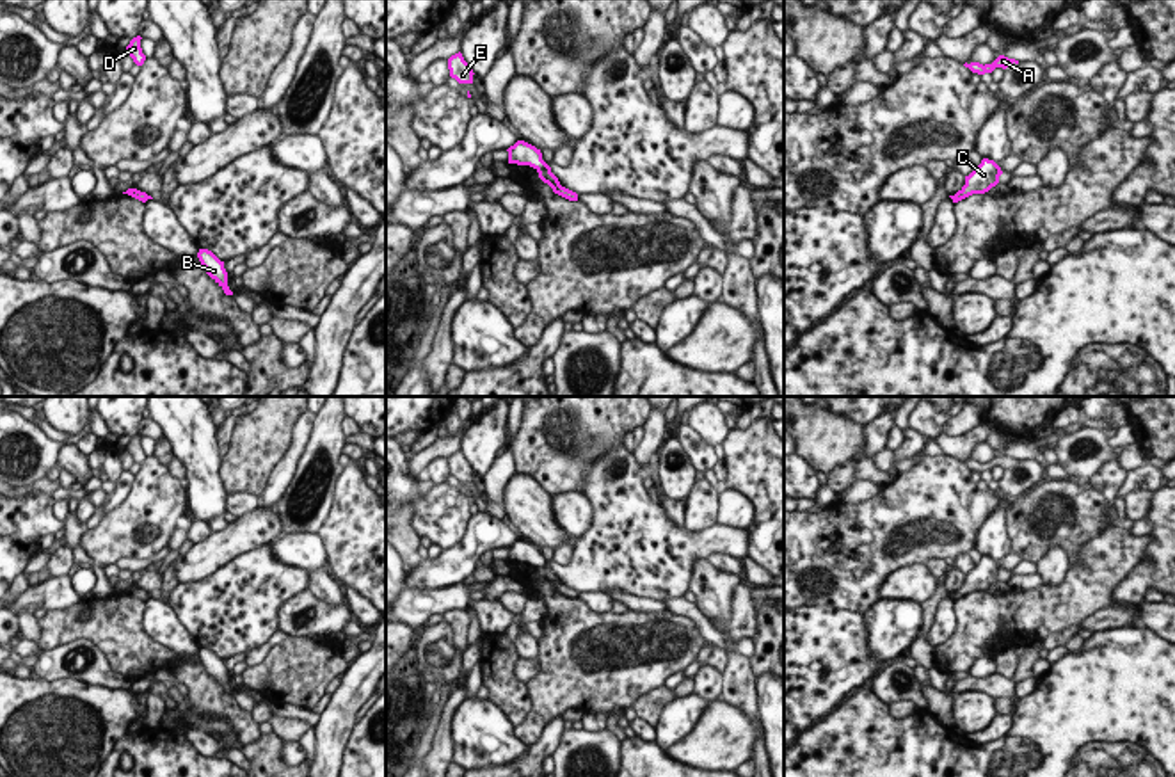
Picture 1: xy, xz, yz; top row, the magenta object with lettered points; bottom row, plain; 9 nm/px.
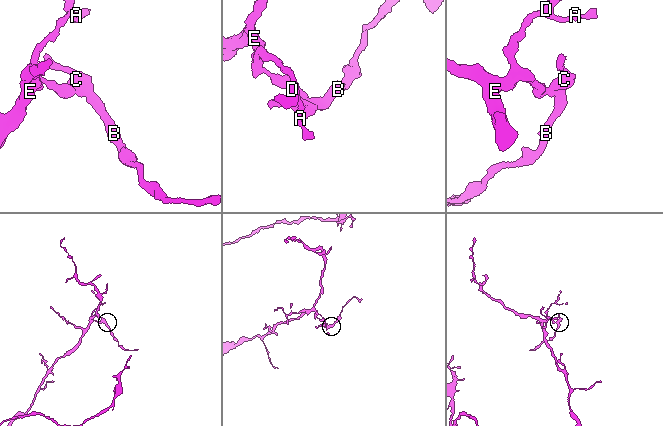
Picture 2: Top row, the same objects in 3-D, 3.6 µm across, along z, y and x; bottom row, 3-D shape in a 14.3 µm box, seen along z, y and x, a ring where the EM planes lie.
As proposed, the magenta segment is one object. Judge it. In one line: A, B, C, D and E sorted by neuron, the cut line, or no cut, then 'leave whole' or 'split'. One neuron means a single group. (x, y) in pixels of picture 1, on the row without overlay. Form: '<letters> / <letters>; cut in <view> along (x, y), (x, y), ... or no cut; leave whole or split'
A D E / B C; cut in xz along (546, 562), (537, 568); split

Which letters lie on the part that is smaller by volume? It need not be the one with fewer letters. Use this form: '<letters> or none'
B, C

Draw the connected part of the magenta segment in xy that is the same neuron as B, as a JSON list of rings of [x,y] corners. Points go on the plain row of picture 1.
[[[199,647],[197,656],[204,665],[206,672],[224,688],[226,693],[233,693],[228,685],[228,670],[224,660],[220,660],[212,649]]]

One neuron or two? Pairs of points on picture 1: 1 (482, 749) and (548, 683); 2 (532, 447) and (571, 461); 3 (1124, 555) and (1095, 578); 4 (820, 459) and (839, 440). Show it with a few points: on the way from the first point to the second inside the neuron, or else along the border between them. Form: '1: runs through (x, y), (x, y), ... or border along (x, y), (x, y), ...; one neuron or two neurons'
1: border along (512, 728), (528, 745); two neurons
2: runs through (541, 447), (553, 447), (562, 456); one neuron
3: runs through (1117, 557), (1103, 571); one neuron
4: runs through (825, 454), (834, 445); one neuron

